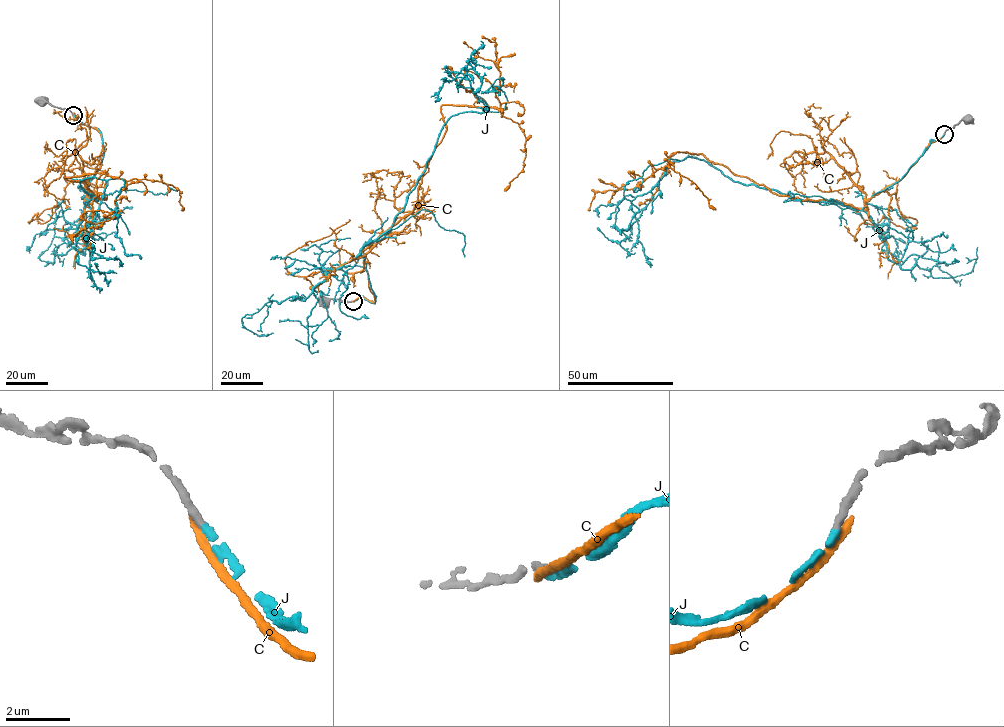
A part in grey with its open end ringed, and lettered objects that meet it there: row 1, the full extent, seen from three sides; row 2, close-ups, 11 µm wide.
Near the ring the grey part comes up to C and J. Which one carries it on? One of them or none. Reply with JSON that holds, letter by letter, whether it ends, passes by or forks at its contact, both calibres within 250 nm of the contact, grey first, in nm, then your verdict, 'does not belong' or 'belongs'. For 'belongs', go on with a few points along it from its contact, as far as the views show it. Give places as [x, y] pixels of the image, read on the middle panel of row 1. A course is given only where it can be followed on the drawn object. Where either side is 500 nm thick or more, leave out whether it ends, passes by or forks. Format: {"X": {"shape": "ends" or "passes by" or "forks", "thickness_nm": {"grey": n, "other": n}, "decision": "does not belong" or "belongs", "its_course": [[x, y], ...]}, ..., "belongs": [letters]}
{"C": {"shape": "ends", "thickness_nm": {"grey": 280, "other": 280}, "decision": "does not belong"}, "J": {"shape": "ends", "thickness_nm": {"grey": 260, "other": 190}, "decision": "belongs", "its_course": [[353, 301], [375, 303], [360, 250], [402, 210], [447, 119], [485, 108], [445, 68], [465, 75], [475, 49]]}, "belongs": ["J"]}

